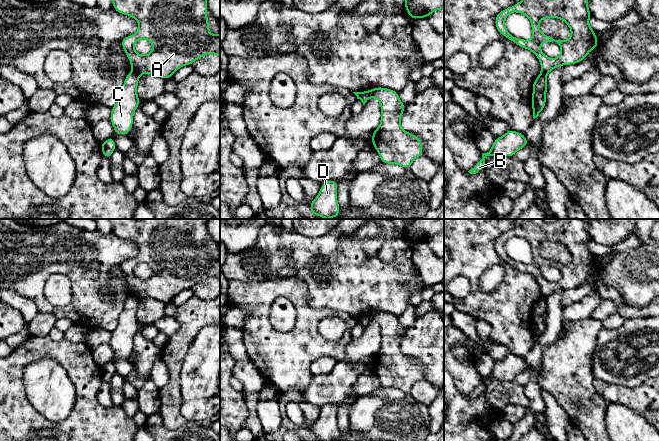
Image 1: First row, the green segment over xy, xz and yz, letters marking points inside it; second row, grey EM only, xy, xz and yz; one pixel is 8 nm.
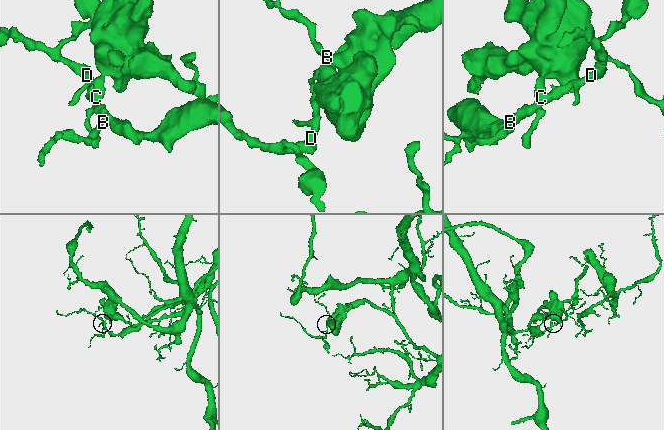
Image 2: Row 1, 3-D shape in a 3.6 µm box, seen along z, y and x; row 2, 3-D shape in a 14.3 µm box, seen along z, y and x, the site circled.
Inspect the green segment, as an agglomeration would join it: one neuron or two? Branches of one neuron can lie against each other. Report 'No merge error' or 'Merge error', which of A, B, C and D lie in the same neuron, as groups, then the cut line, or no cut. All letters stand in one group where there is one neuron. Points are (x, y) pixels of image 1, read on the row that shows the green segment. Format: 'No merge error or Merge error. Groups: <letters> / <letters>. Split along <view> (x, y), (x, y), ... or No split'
Merge error. Groups: A / B C D. Split along xy (132, 71), (138, 75)

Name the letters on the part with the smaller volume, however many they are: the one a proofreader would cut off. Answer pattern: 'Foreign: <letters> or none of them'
Foreign: A

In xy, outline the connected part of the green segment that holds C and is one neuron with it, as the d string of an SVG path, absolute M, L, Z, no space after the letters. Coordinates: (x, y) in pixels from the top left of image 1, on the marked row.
M133 71L125 77L124 84L118 95L116 104L111 108L109 120L114 127L114 133L128 135L133 128L133 116L140 99L137 95L139 75Z

